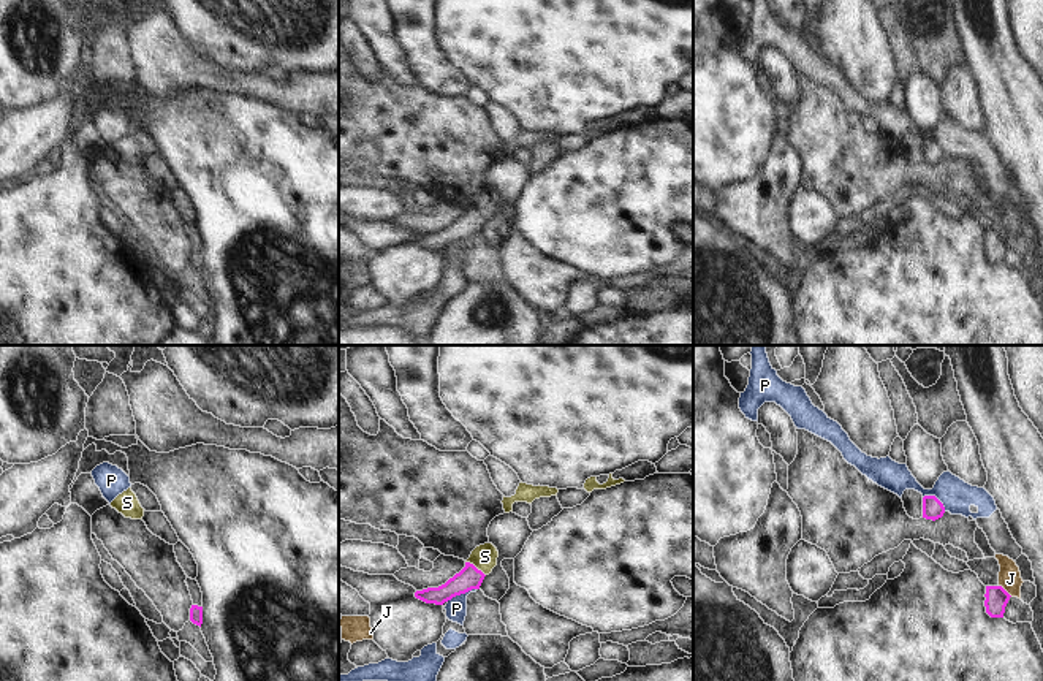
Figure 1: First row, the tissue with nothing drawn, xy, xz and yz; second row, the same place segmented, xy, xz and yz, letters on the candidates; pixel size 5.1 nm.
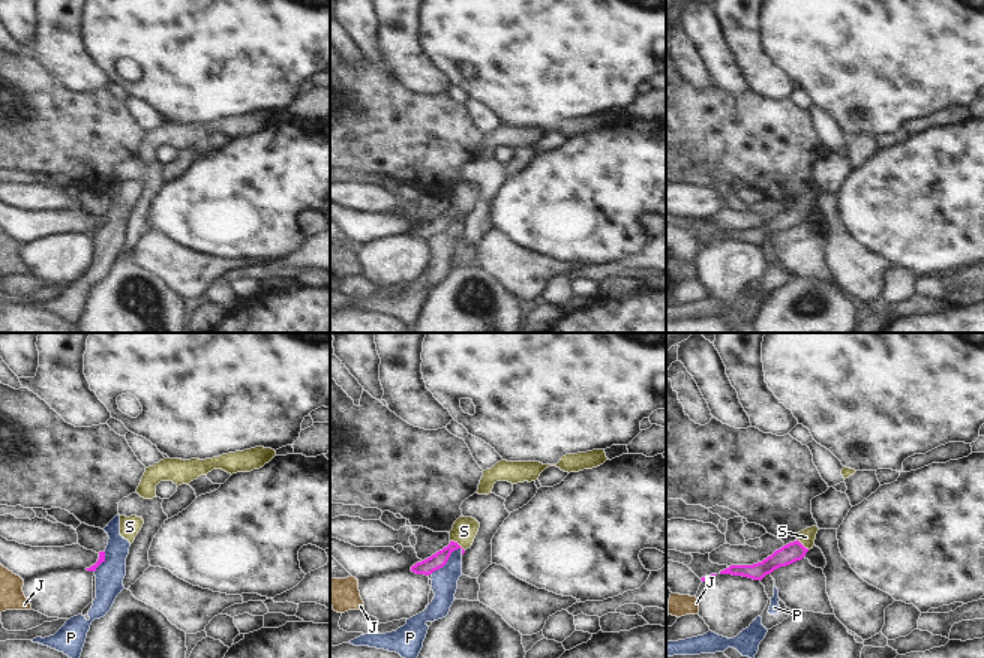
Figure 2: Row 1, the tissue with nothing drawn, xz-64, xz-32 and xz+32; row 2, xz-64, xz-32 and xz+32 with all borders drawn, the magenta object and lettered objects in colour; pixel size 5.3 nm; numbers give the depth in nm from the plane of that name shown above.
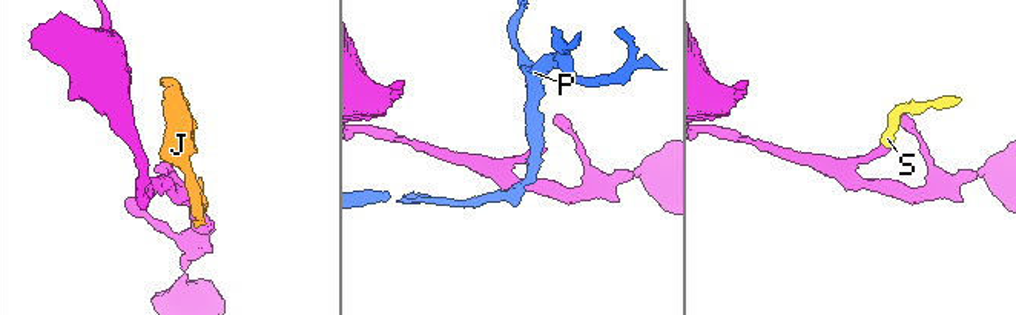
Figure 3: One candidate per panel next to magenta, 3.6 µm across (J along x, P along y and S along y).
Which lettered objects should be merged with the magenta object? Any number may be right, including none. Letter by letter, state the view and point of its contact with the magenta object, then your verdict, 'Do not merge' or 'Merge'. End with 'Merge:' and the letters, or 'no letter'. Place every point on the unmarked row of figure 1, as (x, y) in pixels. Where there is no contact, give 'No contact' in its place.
J: Touches magenta at yz (1004, 235). Do not merge
P: Touches magenta at xz (461, 238). Do not merge
S: Touches magenta at xz (474, 211). Merge
Merge: S.

